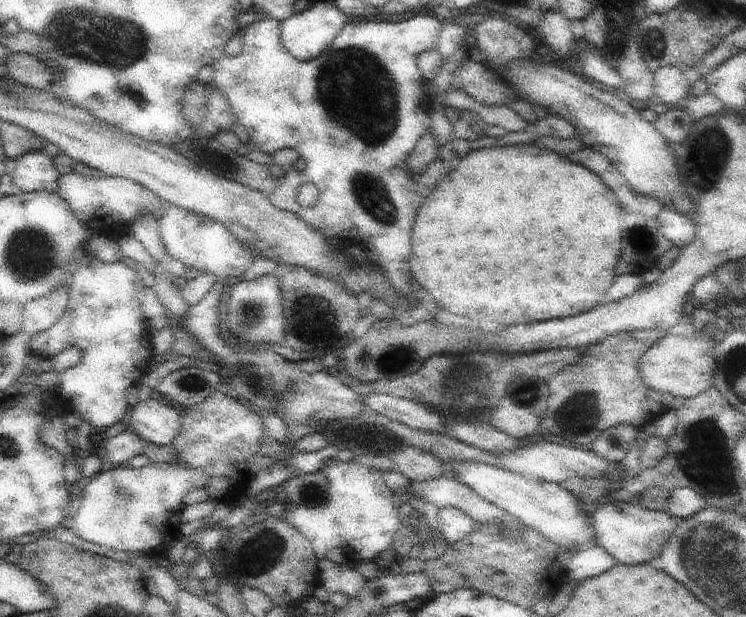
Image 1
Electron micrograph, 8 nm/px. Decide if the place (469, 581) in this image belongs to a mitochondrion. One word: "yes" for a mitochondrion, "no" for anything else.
no

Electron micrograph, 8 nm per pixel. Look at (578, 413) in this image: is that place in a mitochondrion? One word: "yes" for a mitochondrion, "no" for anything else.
yes

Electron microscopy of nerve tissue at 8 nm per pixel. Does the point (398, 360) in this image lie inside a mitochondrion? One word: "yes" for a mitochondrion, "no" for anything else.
yes

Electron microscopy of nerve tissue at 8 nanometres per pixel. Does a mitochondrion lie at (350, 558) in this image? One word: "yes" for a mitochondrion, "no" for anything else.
no

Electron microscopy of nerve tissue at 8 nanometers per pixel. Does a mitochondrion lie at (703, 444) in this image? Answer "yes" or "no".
yes

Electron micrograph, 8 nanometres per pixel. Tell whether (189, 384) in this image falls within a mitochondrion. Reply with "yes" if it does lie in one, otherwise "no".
yes

